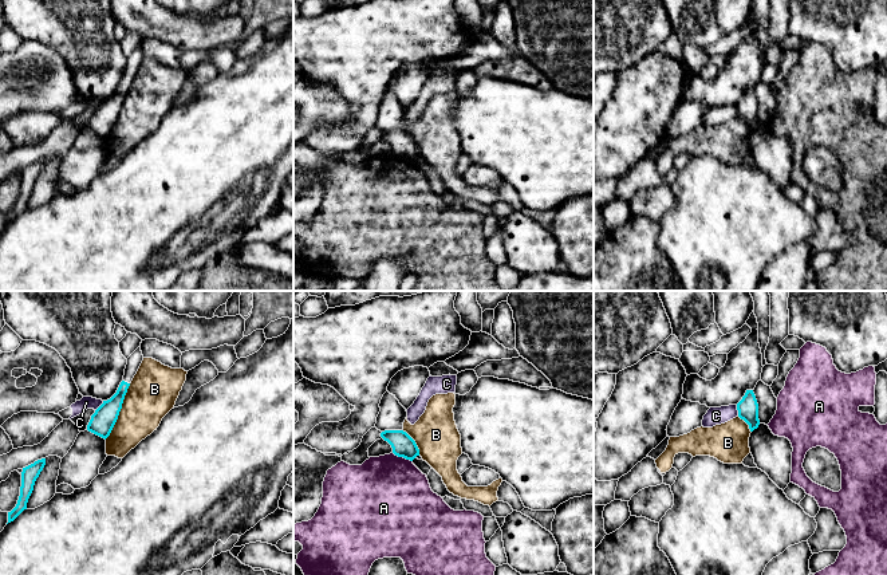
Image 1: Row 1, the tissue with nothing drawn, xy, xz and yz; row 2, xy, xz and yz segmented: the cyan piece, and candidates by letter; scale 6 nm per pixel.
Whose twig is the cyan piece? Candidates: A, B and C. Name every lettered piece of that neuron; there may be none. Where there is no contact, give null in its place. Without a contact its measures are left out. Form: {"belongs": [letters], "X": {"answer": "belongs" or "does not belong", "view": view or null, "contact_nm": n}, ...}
{"belongs": [], "A": {"answer": "does not belong", "view": "xz", "contact_nm": 130}, "B": {"answer": "does not belong", "view": "xy", "contact_nm": 360}, "C": {"answer": "does not belong", "view": "yz", "contact_nm": 70}}

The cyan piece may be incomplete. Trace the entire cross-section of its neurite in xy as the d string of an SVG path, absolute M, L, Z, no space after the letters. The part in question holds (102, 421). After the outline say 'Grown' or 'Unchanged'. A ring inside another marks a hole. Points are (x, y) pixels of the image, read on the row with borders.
M141 346L127 358L127 365L125 369L123 381L121 382L117 393L95 410L91 416L91 420L87 425L87 430L102 437L107 438L118 420L119 411L122 409L122 403L127 389L137 374L141 363L143 361L143 355L141 351Z. Grown

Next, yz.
M746 390L742 399L737 403L737 410L738 417L749 425L750 432L758 428L758 403L753 390Z. Unchanged

